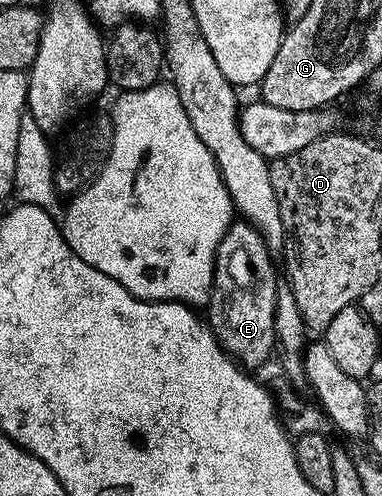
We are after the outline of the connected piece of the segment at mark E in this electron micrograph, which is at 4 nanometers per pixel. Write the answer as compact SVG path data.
M245 221L231 222L214 258L214 286L210 289L208 326L231 358L245 370L257 371L275 352L275 297L280 280L274 273L272 252L264 237Z

